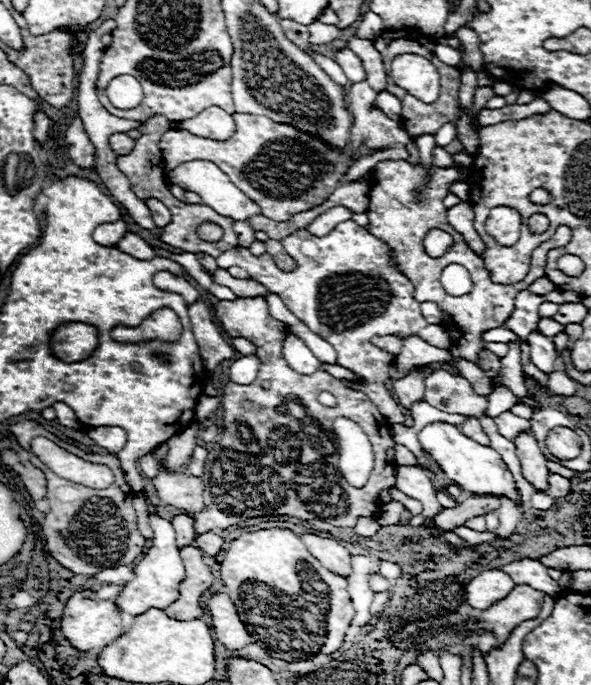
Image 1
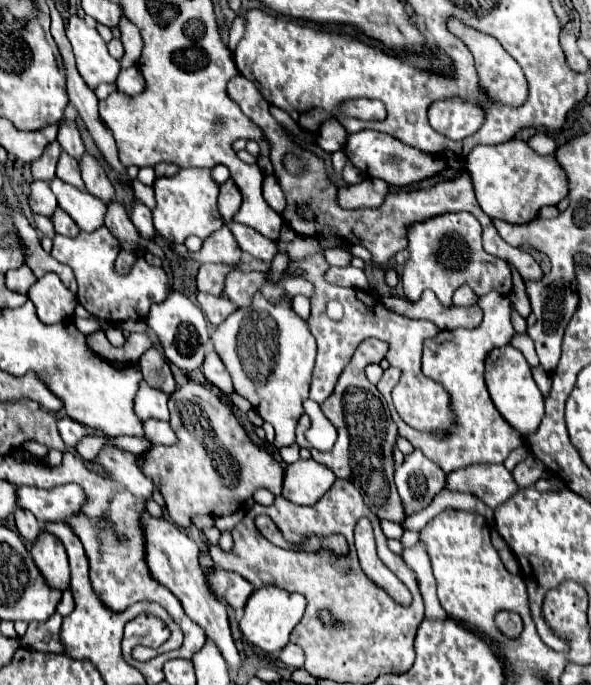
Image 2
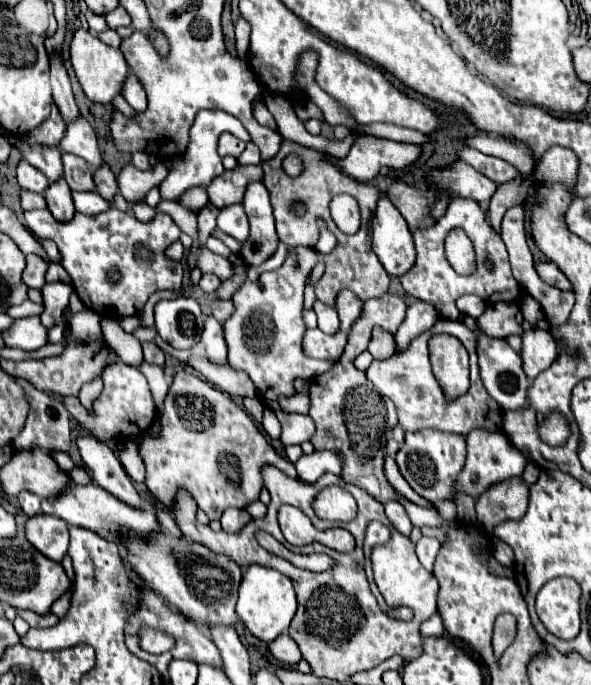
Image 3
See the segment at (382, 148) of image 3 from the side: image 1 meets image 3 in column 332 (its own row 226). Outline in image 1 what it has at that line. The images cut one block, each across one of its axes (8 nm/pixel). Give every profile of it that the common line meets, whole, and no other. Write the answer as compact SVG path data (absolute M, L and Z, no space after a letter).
M146 200L146 206L150 208L152 218L154 218L154 222L156 222L158 228L164 228L166 224L170 224L172 214L170 214L170 210L160 200Z

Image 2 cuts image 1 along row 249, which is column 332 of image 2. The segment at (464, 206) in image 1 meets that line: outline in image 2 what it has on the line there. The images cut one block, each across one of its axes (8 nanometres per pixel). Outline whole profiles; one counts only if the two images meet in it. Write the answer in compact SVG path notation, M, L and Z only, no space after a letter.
M298 460L286 468L282 496L294 504L310 506L334 484L336 476L316 460Z

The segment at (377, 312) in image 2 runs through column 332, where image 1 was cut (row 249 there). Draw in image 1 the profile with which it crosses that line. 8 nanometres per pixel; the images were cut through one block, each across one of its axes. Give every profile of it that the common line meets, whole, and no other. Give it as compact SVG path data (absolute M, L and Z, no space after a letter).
M344 220L322 238L302 228L286 236L282 246L296 262L292 272L280 270L270 254L254 258L248 248L228 250L218 256L216 262L220 268L232 266L228 268L230 276L242 280L250 274L250 278L262 282L268 292L278 294L298 320L302 320L314 334L332 344L338 354L338 366L352 370L358 378L364 380L364 384L354 384L350 380L342 382L348 388L364 392L378 406L382 416L390 420L390 424L402 424L406 420L406 410L386 388L394 356L370 344L370 338L376 334L394 334L398 338L418 336L436 348L448 348L452 344L448 332L438 324L426 322L420 312L420 302L414 298L412 282L392 264L388 244L374 238L356 222Z

